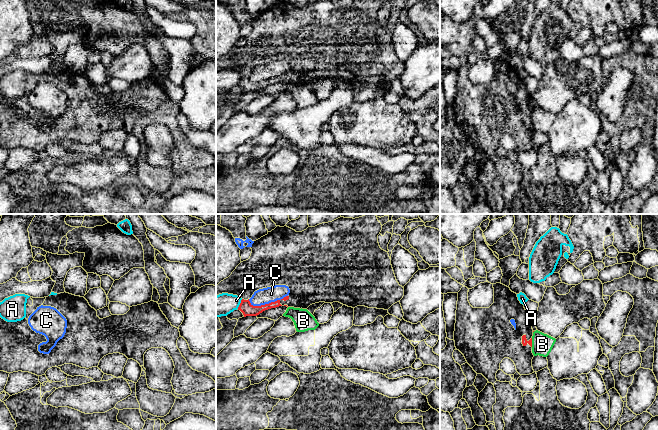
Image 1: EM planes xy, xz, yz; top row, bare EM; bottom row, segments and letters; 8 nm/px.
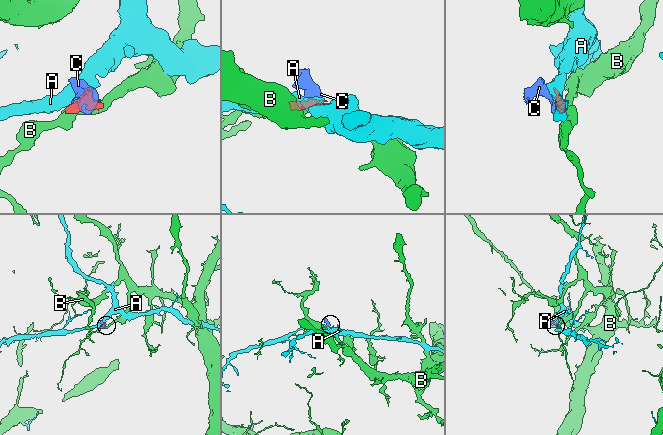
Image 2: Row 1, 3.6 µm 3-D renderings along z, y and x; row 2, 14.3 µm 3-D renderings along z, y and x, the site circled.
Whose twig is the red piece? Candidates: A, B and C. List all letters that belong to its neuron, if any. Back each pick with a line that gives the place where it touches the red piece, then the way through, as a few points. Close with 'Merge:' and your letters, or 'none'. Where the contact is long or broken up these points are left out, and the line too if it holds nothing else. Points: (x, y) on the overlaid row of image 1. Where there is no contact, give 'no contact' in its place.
Merge: none

